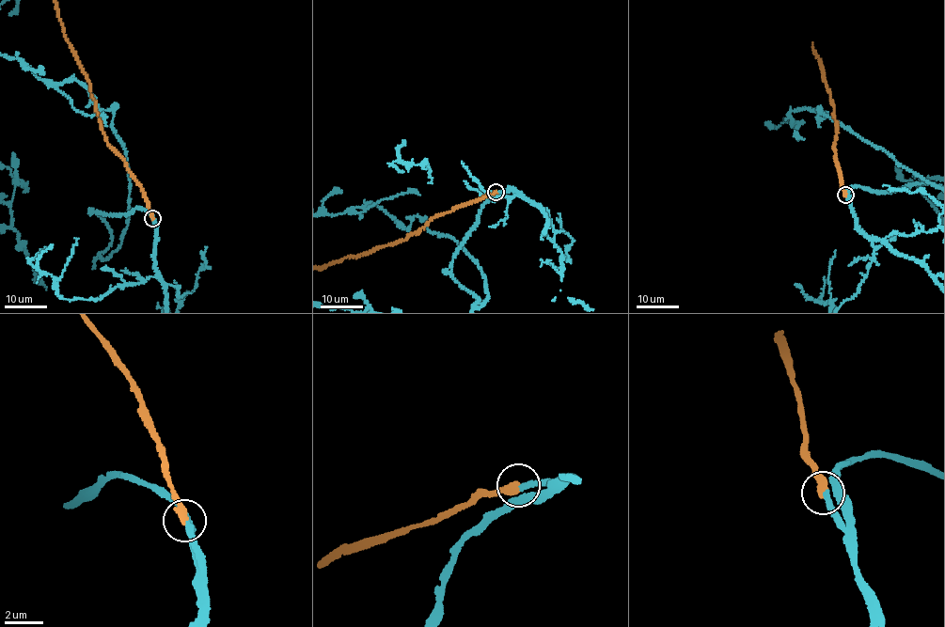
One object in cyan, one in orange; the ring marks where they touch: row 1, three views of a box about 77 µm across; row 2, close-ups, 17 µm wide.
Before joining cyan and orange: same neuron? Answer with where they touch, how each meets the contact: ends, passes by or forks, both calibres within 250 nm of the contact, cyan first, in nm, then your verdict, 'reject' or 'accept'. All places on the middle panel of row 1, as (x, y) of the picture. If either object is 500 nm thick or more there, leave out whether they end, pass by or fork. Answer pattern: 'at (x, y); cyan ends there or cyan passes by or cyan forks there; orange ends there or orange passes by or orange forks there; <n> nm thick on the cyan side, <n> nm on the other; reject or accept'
at (496, 192); cyan ends there; orange ends there; 280 nm thick on the cyan side, 320 nm on the other; accept

